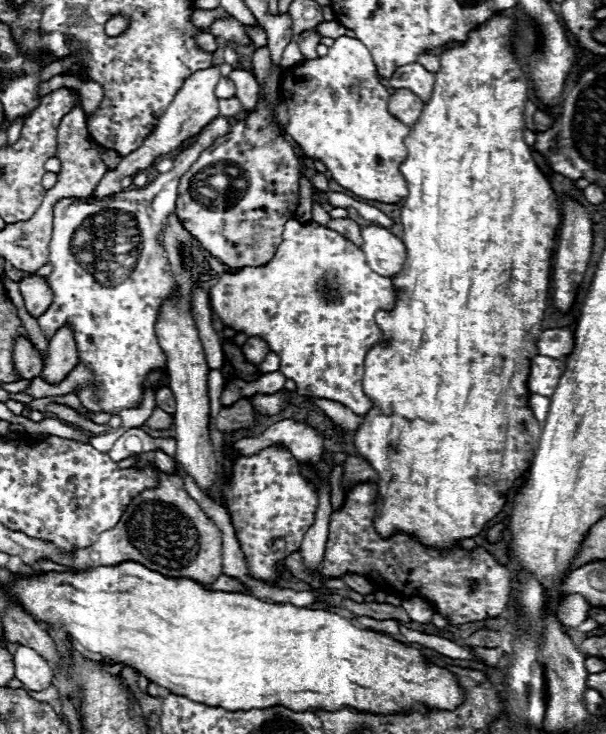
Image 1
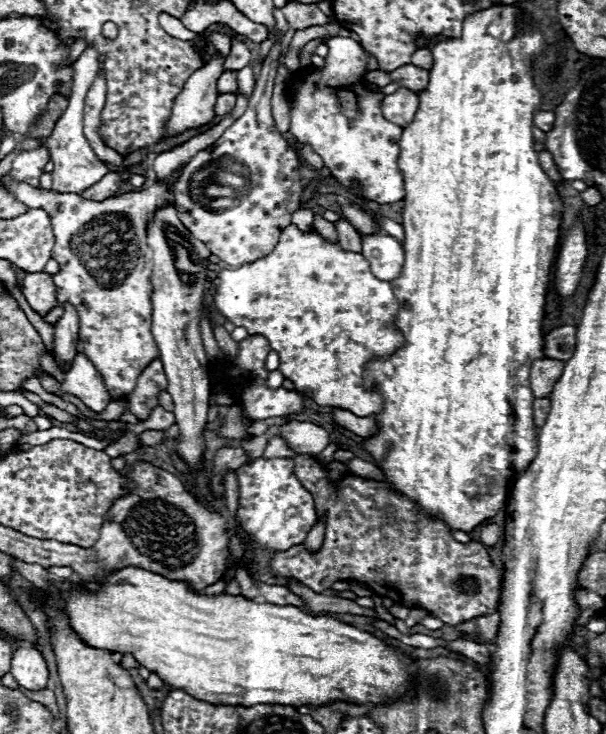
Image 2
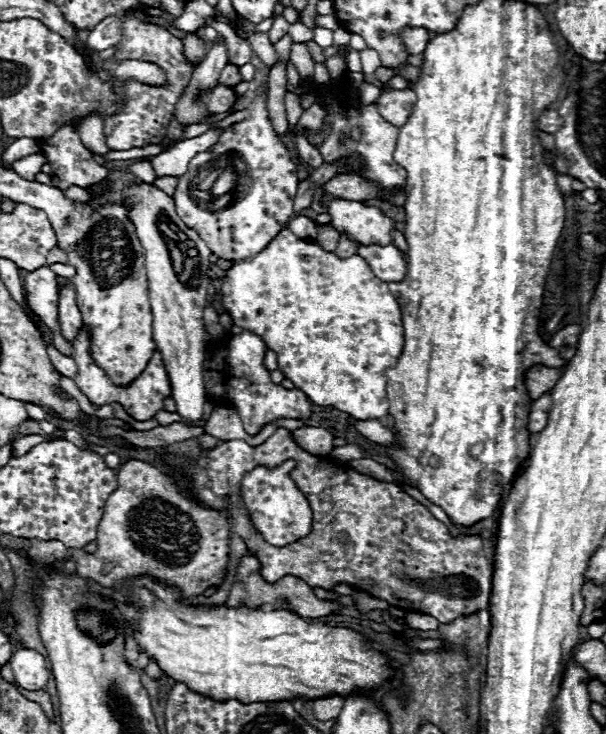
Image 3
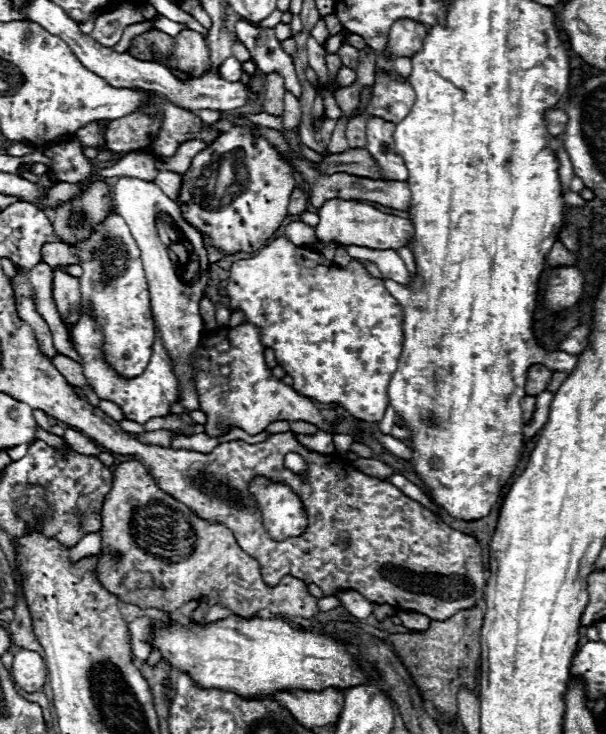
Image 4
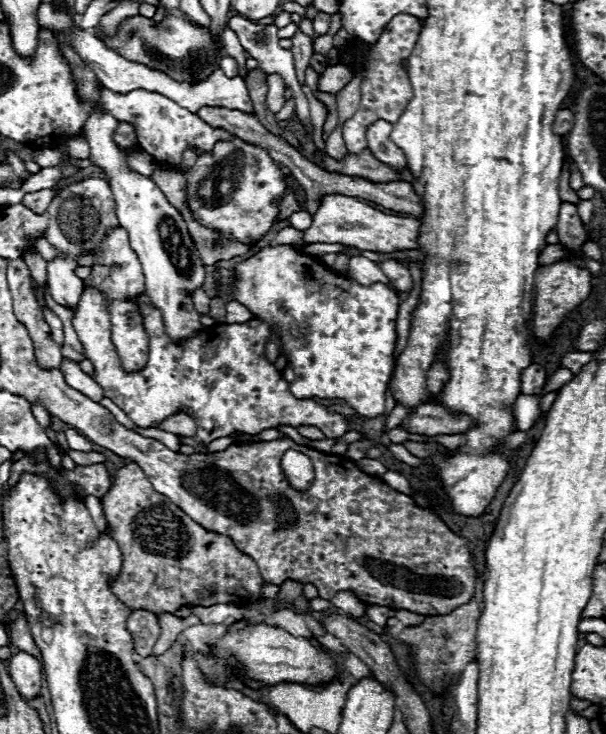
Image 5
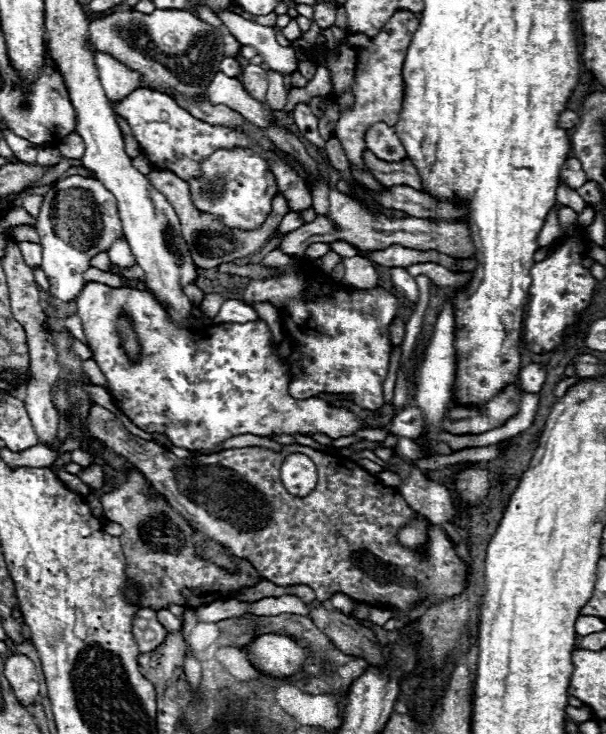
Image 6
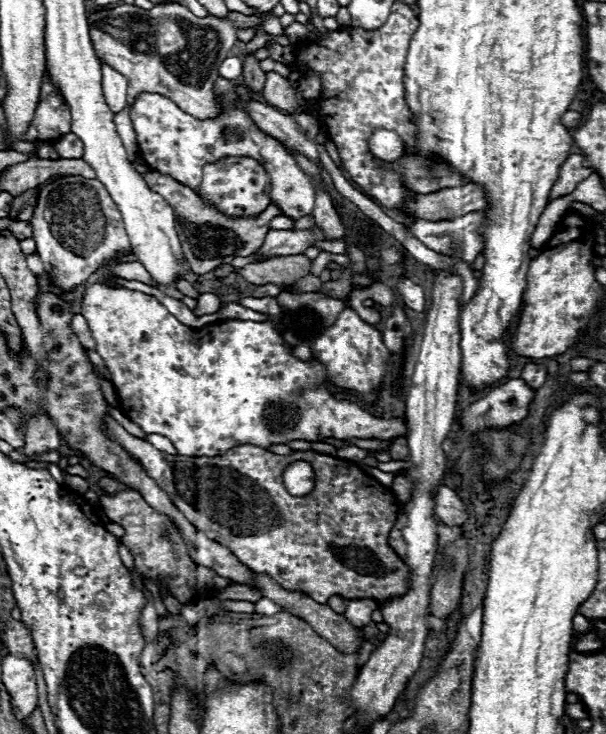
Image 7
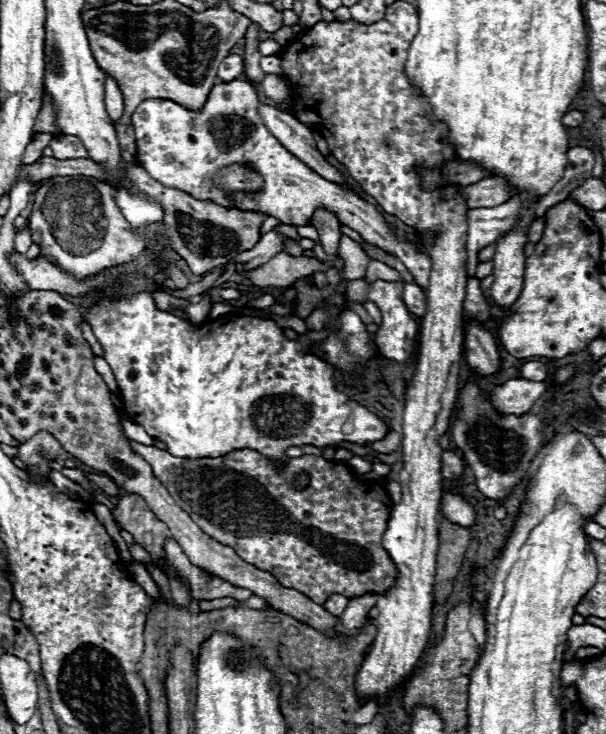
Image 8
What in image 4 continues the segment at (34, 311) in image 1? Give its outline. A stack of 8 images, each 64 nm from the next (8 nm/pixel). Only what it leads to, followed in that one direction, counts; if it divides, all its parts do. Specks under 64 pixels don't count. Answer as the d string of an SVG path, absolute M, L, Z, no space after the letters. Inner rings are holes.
M40 262L28 272L28 280L32 284L36 310L46 320L46 324L48 324L52 336L54 336L54 348L60 354L76 360L76 352L74 352L74 348L70 344L68 332L66 332L66 328L62 324L62 318L60 318L60 314L56 310L56 304L52 300L52 268L46 262Z

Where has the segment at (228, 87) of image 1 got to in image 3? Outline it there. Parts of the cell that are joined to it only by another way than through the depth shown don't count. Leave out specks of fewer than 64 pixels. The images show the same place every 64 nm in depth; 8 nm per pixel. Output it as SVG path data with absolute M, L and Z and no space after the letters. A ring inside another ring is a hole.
M226 64L220 72L220 84L226 84L226 86L236 86L238 82L242 80L240 72L238 72L238 66L234 64Z

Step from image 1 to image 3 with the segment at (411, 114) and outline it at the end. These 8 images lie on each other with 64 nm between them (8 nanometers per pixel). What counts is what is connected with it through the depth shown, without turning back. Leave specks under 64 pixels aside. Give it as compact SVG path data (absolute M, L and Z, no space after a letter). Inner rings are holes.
M388 82L382 84L382 92L376 100L376 108L380 116L384 116L384 120L396 126L402 126L408 120L414 104L416 104L416 94L412 88L394 90L394 88L388 88Z

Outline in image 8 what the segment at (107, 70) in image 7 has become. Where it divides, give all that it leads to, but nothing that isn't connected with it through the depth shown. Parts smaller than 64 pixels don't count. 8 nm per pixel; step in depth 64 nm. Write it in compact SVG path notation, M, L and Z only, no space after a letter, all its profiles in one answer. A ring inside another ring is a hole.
M108 76L106 82L106 90L104 90L104 100L106 100L106 108L108 108L108 116L112 120L112 124L116 126L124 114L124 100L122 100L122 92L118 88L118 84Z

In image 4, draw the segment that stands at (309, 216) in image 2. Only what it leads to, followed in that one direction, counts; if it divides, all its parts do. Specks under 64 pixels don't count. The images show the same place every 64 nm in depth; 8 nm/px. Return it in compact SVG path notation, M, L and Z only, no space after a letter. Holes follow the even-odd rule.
M298 220L292 222L292 224L288 224L288 226L284 226L282 232L284 232L284 236L286 236L292 244L296 244L296 246L310 246L310 244L316 242L312 226L302 224L302 222L298 222Z

